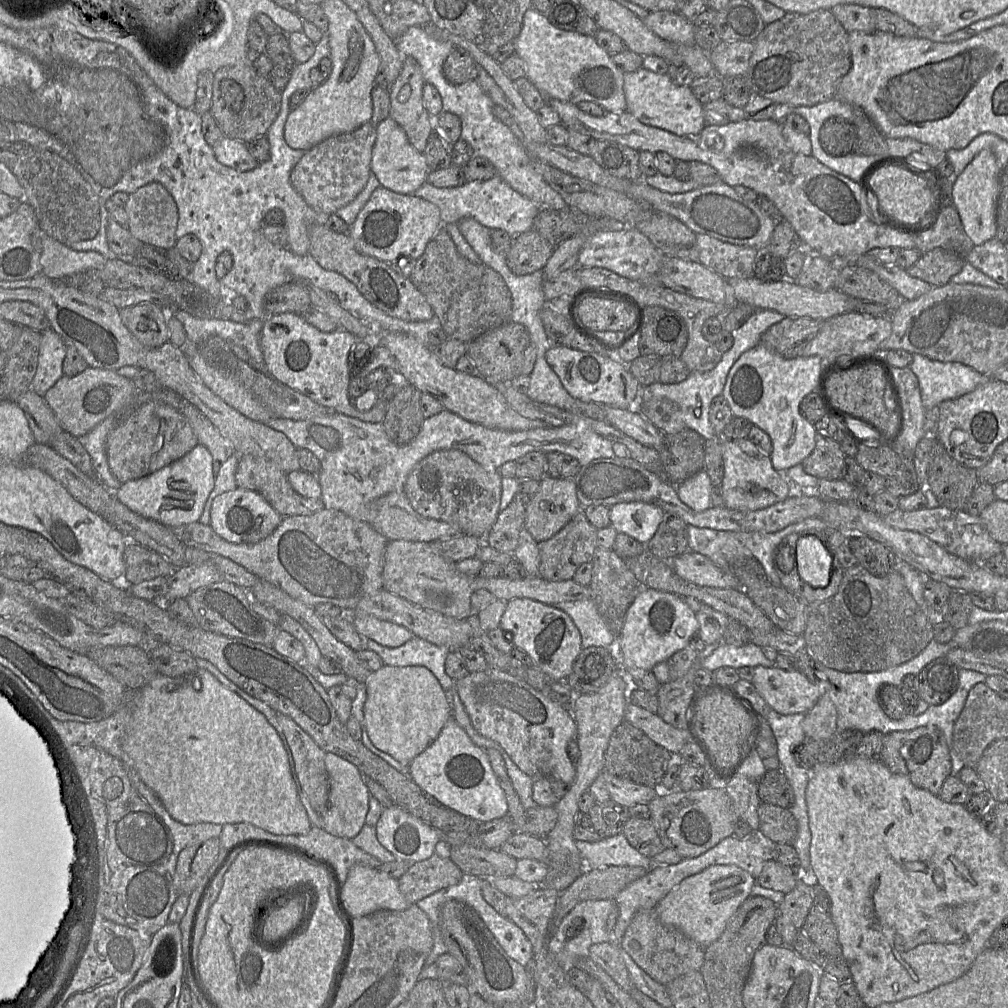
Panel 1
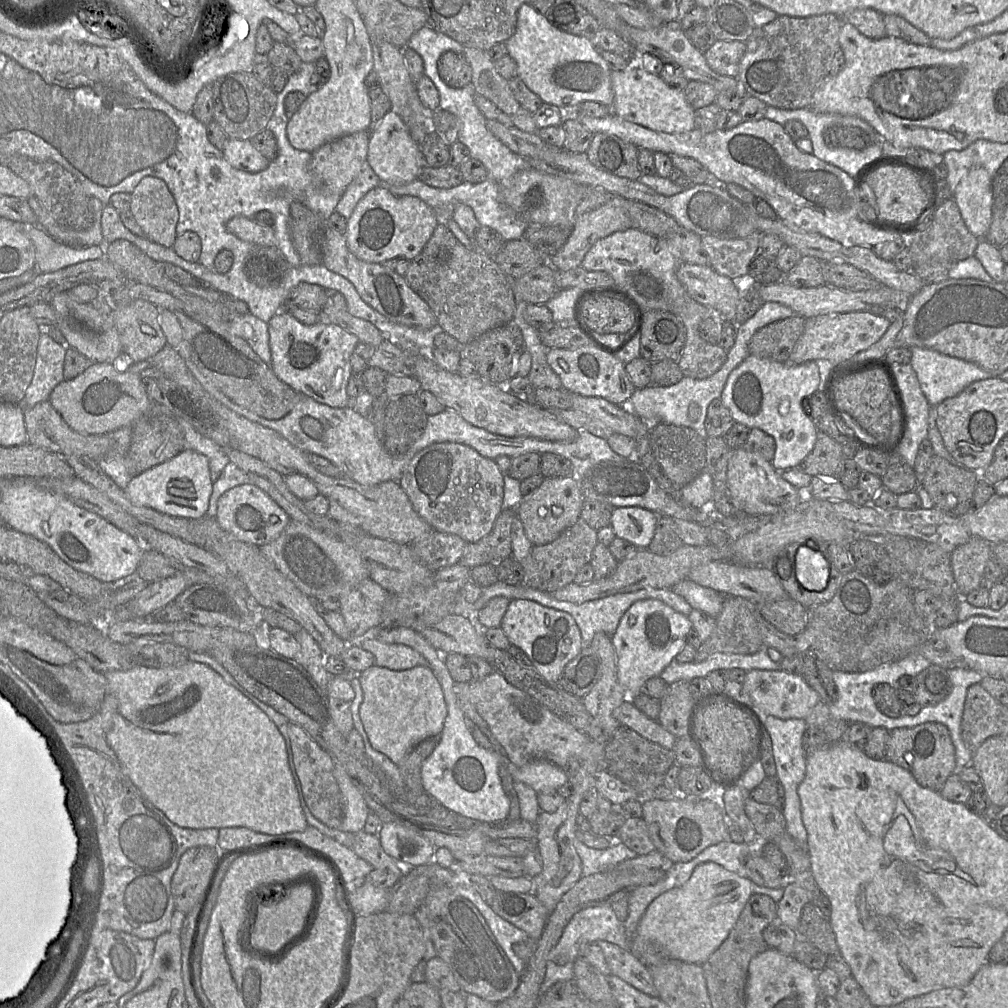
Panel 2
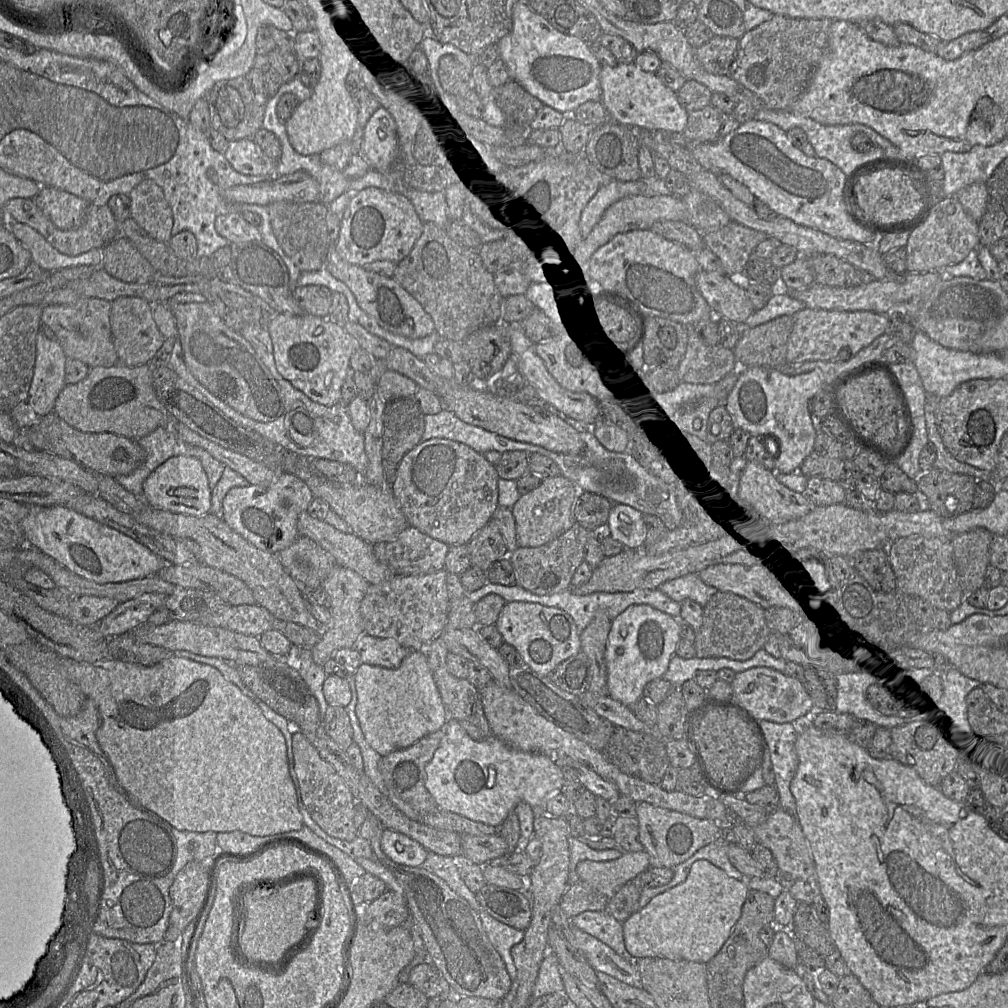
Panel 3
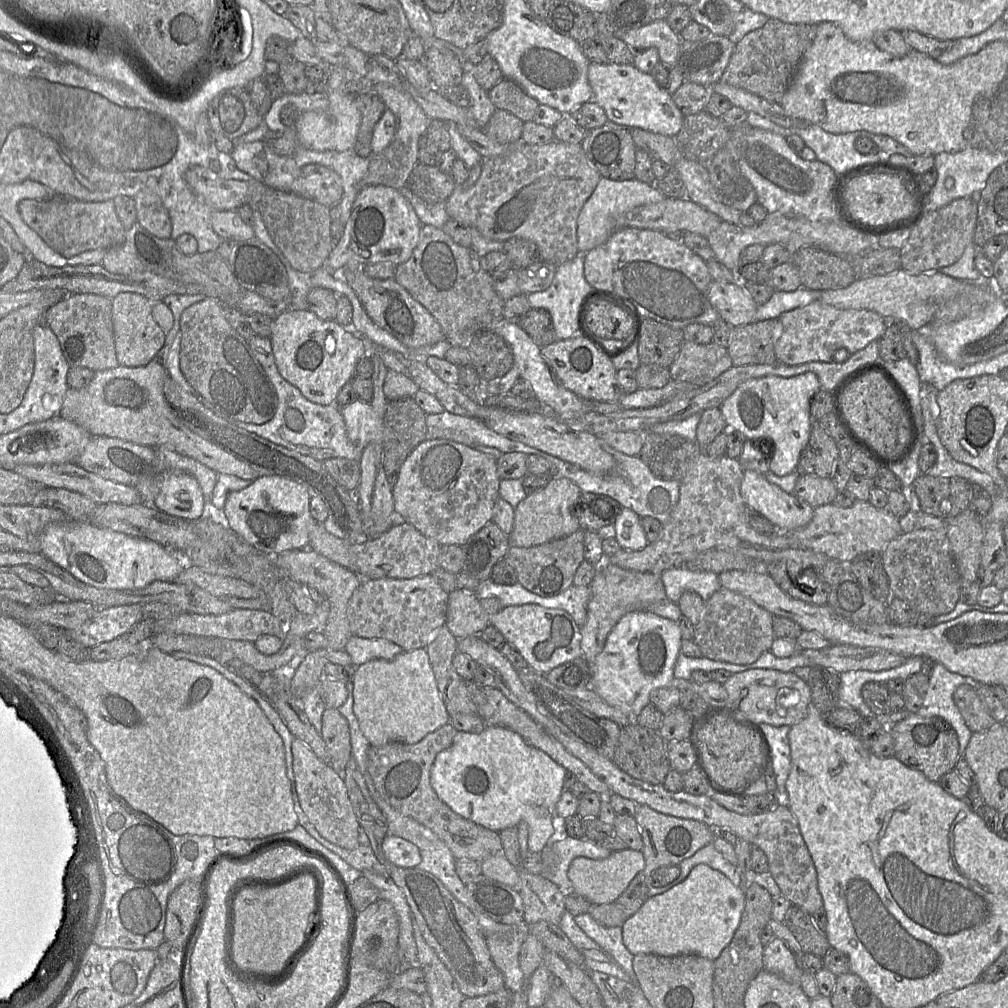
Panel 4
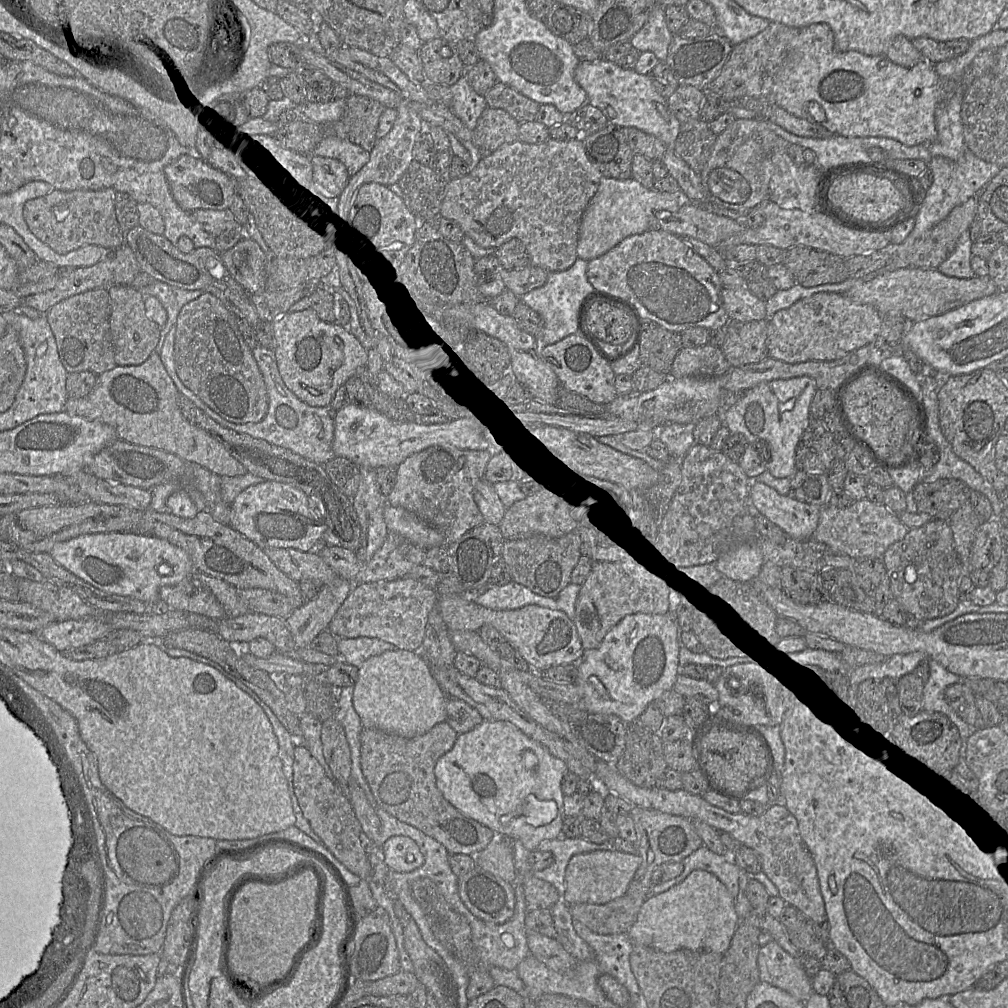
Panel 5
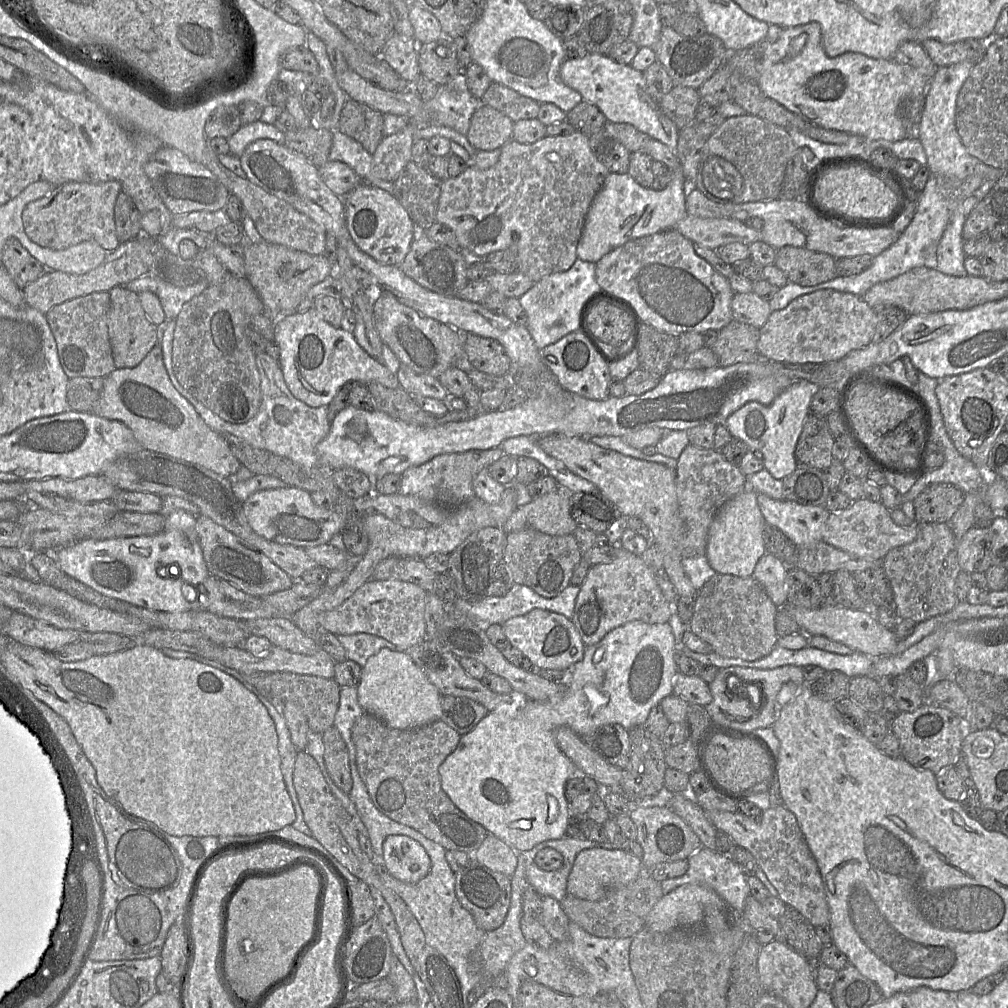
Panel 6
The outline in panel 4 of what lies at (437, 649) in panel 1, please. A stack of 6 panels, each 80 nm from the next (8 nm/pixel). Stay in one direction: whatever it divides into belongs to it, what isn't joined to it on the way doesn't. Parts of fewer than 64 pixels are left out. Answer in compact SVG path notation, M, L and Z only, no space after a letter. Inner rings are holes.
M352 636L344 650L350 655L352 665L358 667L374 659L392 660L404 650L396 643L384 638Z

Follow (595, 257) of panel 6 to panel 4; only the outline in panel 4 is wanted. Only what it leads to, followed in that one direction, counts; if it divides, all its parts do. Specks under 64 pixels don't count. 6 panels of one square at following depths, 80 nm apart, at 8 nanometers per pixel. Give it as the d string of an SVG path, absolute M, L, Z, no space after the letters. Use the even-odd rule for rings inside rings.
M601 177L595 190L583 205L577 219L577 245L580 253L604 243L614 232L626 226L625 214L639 206L657 203L665 195L653 185L648 185L636 178L615 181Z

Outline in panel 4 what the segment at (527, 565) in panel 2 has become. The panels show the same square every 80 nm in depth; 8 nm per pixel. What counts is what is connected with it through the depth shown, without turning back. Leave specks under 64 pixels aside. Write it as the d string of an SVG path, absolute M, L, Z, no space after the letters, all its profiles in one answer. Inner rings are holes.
M585 530L576 532L550 542L532 546L510 546L505 559L514 568L518 582L527 590L542 597L556 596L573 585L574 575L584 560Z

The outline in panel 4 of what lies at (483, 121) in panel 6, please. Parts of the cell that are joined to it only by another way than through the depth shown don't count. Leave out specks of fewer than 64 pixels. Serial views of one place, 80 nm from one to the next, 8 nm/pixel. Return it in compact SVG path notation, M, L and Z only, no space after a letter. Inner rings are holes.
M496 108L482 130L491 140L509 144L522 142L523 125L524 122L512 113Z

